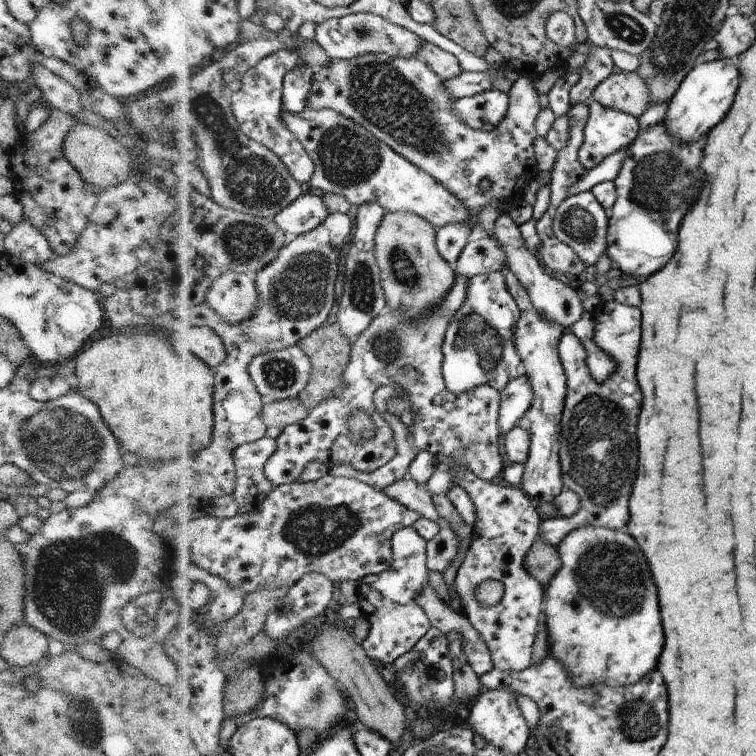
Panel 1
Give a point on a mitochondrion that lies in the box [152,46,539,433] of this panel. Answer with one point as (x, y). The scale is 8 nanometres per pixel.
(380, 95)

